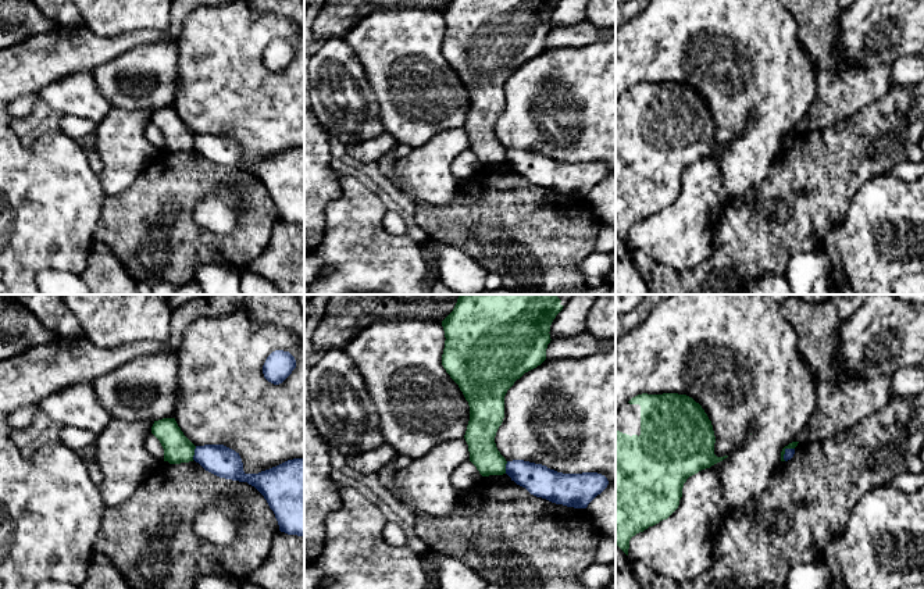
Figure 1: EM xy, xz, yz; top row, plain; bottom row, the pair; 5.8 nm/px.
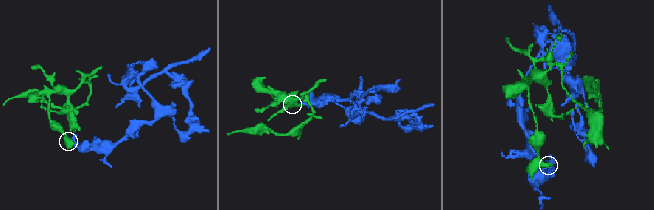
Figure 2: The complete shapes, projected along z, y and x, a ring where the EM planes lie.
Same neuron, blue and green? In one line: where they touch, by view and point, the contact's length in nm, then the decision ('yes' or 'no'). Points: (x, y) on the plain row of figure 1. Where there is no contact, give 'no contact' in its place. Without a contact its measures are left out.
contact xy (195, 142); length 80 nm; no

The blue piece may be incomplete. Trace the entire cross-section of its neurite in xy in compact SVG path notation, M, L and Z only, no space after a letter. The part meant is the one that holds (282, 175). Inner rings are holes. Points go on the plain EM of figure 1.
M204 133L196 135L193 149L220 167L254 175L274 200L279 219L304 225L304 147L246 163L239 142L224 133Z

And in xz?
M524 149L507 150L506 163L531 183L574 197L586 197L609 174L597 161L563 163Z

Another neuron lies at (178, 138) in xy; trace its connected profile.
M175 107L154 110L151 122L164 138L164 150L170 153L193 150L196 135L183 124Z

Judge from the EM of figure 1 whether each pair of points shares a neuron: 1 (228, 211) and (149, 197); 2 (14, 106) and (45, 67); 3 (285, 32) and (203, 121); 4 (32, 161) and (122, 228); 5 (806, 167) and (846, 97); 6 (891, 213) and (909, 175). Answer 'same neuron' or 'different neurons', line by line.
1: different neurons
2: different neurons
3: same neuron
4: different neurons
5: different neurons
6: different neurons

